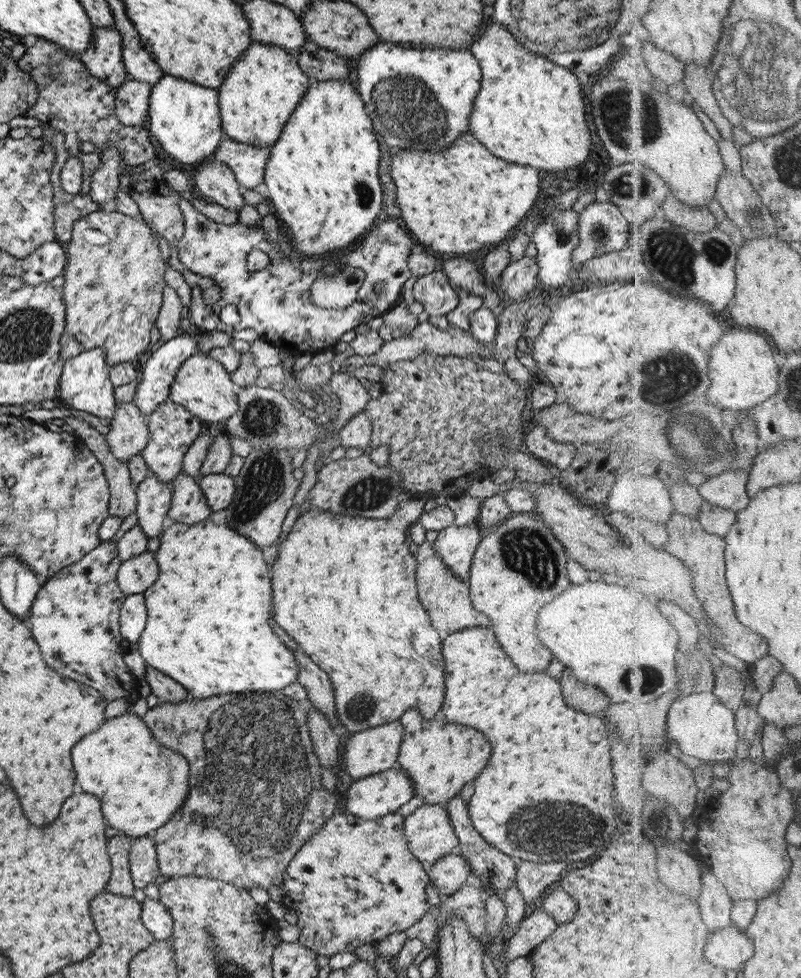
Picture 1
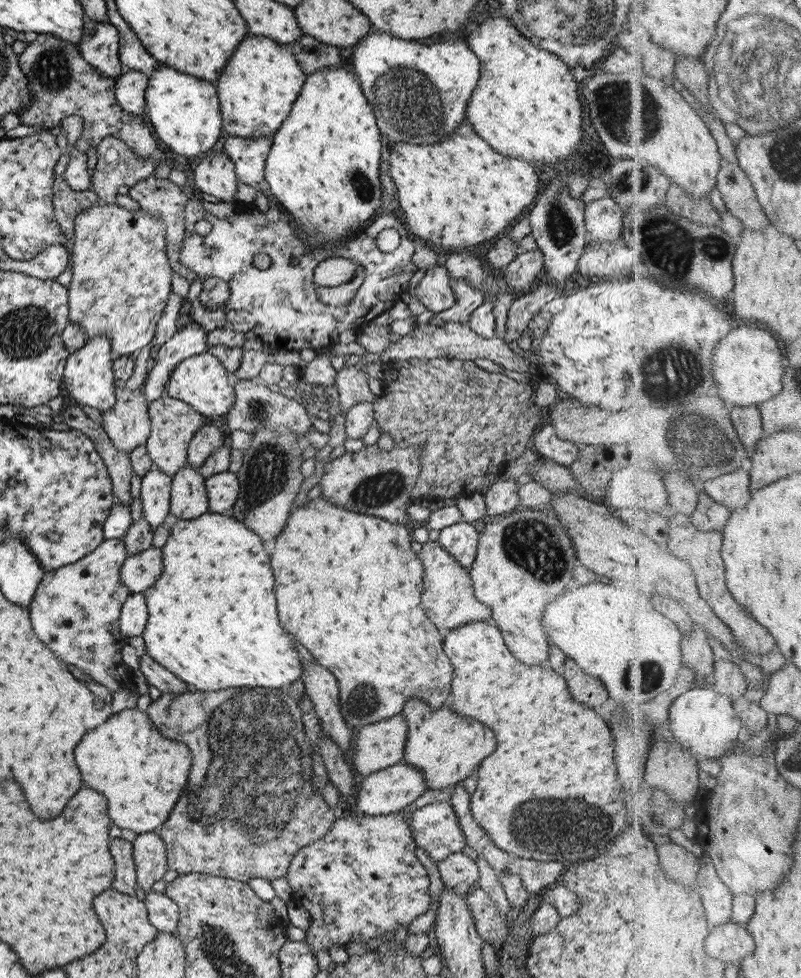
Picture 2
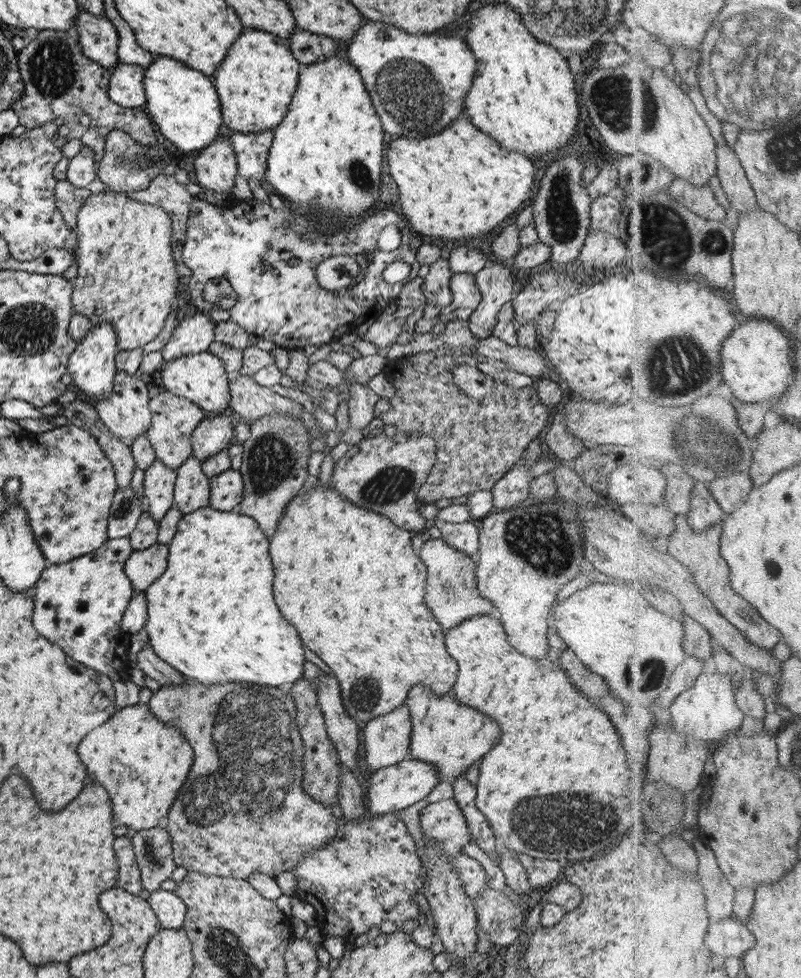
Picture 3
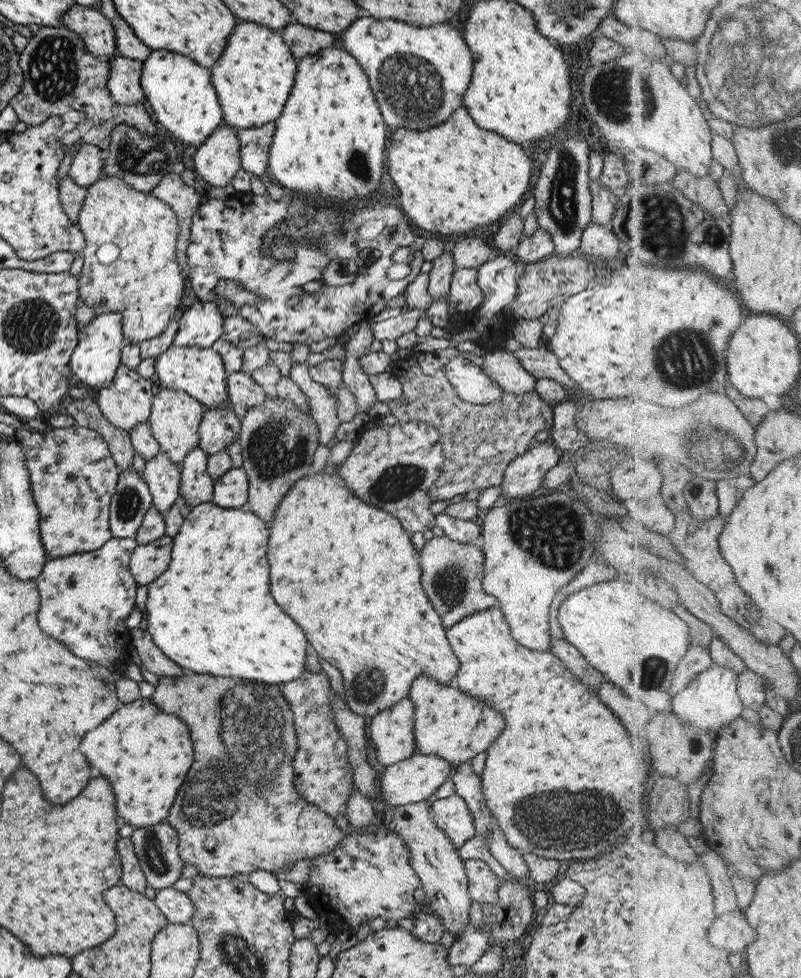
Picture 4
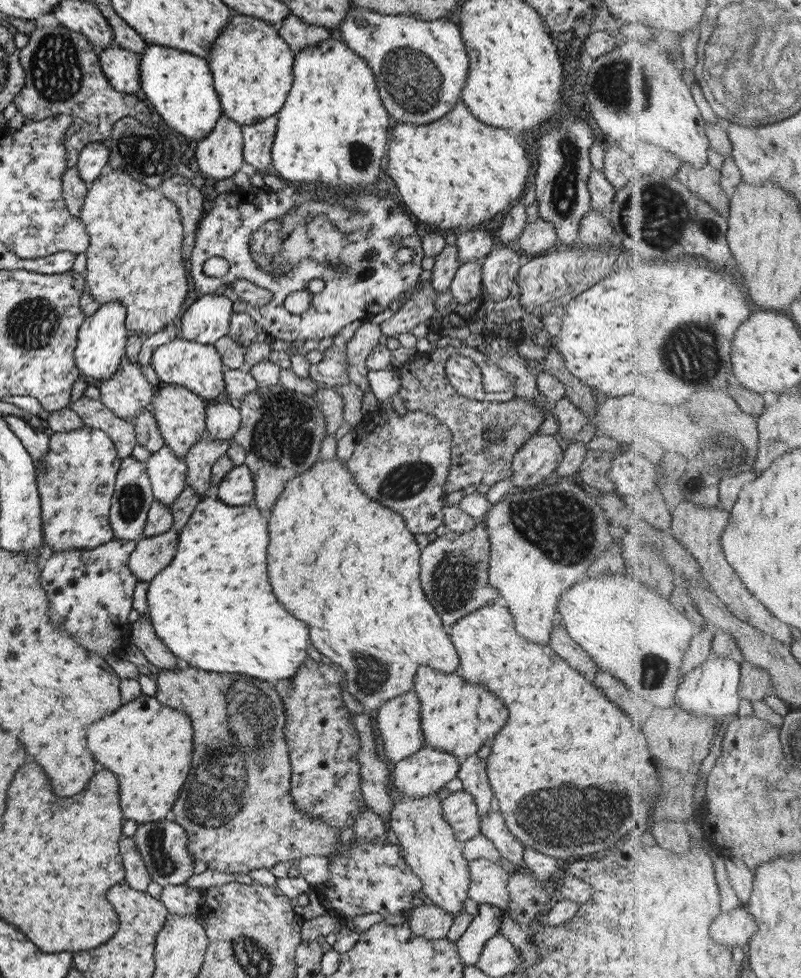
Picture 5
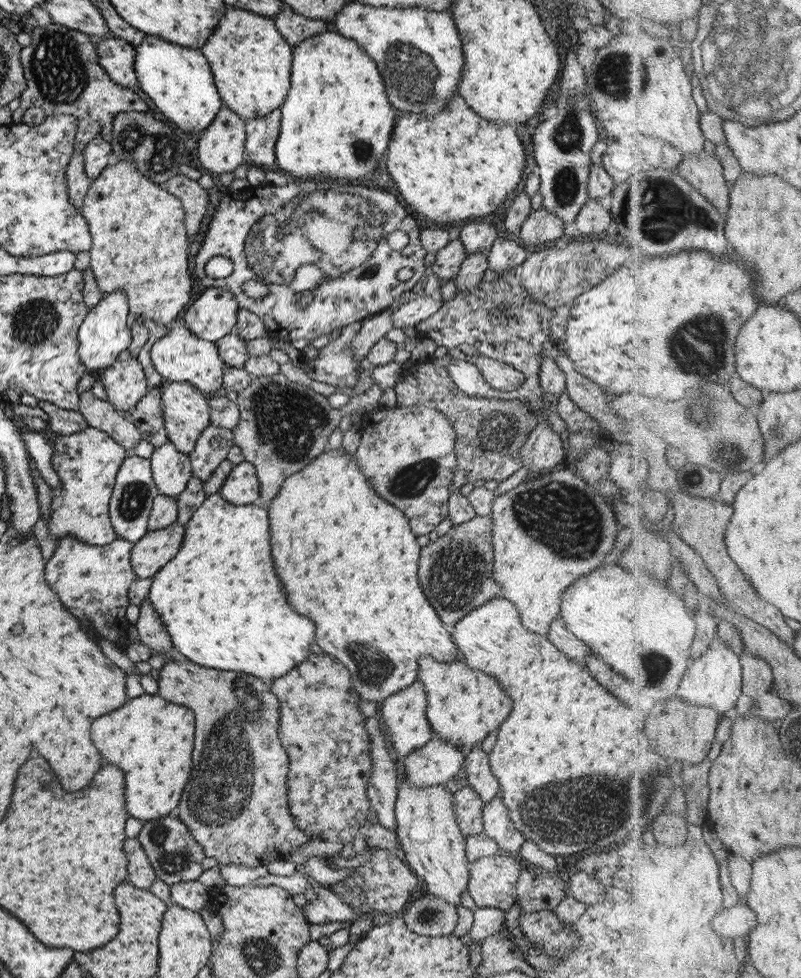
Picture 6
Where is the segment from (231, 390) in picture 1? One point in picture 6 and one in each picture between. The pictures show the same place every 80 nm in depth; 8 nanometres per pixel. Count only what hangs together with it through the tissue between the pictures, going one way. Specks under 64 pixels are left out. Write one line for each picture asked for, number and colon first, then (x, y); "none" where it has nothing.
2: (200, 381)
3: (200, 378)
4: (199, 372)
5: (195, 366)
6: (178, 356)

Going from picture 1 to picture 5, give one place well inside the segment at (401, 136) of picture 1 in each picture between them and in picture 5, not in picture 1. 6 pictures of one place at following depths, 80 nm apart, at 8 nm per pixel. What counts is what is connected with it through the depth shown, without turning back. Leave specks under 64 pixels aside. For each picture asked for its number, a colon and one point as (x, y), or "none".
2: (420, 98)
3: (417, 92)
4: (417, 86)
5: (418, 83)

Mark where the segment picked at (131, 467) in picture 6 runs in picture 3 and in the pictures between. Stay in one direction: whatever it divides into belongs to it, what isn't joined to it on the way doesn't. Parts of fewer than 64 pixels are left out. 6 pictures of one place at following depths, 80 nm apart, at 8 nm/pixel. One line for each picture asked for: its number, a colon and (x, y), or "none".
3: (125, 510)
4: (131, 499)
5: (129, 502)

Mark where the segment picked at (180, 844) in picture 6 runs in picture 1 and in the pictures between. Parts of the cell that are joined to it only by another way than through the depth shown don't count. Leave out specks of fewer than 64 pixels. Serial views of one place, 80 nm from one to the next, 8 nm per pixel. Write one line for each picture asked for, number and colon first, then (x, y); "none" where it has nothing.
1: (141, 860)
2: (148, 850)
3: (151, 847)
4: (155, 846)
5: (161, 844)

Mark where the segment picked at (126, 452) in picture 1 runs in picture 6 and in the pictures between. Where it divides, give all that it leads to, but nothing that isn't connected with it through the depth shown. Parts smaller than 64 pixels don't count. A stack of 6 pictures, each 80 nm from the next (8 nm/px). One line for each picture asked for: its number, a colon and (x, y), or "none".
2: (126, 423)
3: (125, 412)
4: (126, 401)
5: (126, 393)
6: (123, 380)

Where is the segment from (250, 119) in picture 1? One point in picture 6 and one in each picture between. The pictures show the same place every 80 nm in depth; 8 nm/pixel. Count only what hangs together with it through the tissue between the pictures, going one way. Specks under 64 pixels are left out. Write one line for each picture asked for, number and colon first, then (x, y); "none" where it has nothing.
2: (256, 88)
3: (255, 82)
4: (252, 77)
5: (251, 66)
6: (250, 62)

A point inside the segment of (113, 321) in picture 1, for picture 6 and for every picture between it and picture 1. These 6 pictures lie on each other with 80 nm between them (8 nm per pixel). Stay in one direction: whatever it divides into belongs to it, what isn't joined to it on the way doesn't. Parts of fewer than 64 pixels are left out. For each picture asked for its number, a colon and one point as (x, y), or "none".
2: (121, 277)
3: (125, 276)
4: (129, 265)
5: (135, 235)
6: (139, 242)

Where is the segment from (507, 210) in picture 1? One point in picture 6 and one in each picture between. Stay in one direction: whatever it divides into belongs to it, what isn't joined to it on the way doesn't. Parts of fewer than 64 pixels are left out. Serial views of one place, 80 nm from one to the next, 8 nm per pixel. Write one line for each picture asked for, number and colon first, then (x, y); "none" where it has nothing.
2: (456, 193)
3: (457, 184)
4: (453, 177)
5: (455, 172)
6: (447, 174)

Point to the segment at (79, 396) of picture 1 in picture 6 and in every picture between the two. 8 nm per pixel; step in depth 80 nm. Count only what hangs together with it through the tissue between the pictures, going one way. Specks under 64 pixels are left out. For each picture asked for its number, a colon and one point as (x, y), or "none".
2: (87, 378)
3: (91, 366)
4: (93, 362)
5: (100, 341)
6: (104, 332)

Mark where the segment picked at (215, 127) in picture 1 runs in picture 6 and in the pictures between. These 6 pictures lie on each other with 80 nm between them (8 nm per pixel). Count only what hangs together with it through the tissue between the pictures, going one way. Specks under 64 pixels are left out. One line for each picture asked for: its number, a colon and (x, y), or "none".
2: (183, 110)
3: (182, 102)
4: (179, 92)
5: (178, 85)
6: (177, 79)

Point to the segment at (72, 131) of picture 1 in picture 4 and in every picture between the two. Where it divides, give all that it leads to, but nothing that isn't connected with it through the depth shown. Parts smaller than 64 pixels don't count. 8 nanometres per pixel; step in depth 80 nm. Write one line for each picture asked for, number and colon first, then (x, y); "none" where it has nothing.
2: (62, 84)
3: (57, 78)
4: (58, 74)

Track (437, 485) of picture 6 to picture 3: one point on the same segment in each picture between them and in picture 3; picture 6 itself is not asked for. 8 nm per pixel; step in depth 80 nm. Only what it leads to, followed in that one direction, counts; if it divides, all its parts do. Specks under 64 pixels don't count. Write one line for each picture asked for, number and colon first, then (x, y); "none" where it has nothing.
3: (382, 475)
4: (392, 468)
5: (401, 462)

